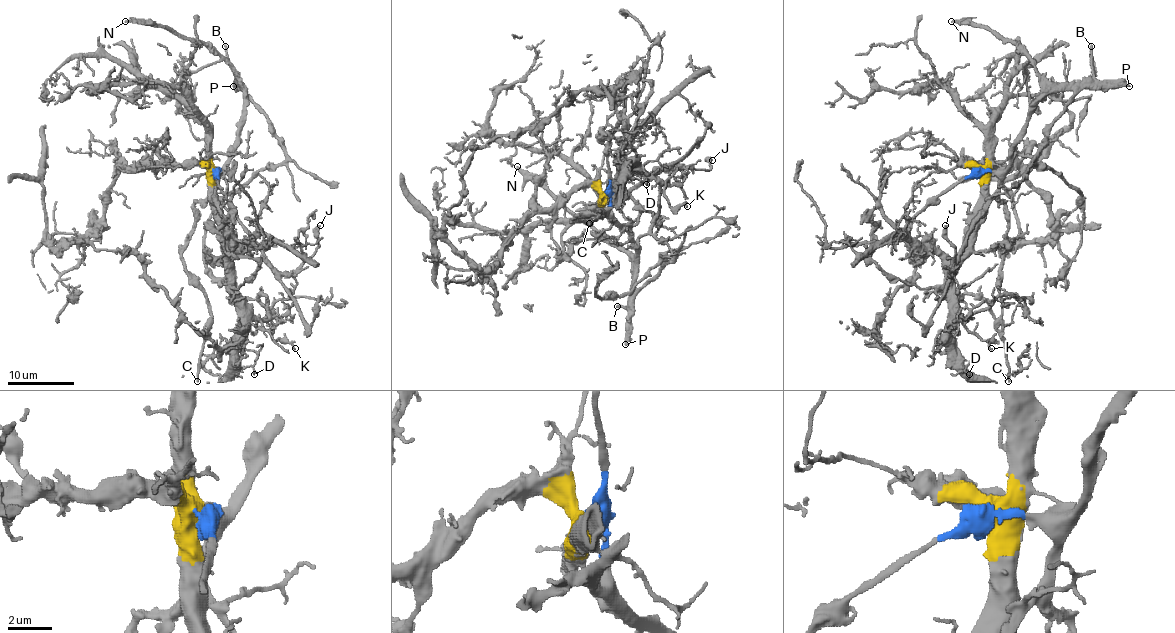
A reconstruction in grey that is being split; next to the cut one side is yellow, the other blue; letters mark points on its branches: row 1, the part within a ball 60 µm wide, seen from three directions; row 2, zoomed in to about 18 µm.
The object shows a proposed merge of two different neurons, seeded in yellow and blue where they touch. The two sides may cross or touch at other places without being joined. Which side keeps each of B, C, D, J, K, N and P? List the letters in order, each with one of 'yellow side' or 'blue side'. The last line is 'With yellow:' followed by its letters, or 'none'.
B: blue side
C: blue side
D: yellow side
J: blue side
K: yellow side
N: blue side
P: blue side
With yellow: D, K

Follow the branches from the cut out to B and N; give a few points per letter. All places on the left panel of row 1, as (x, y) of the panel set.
B: (213, 171), (225, 166), (230, 147), (236, 139), (243, 110), (243, 89), (233, 74), (225, 45)
N: (213, 171), (225, 166), (230, 147), (236, 139), (243, 114), (240, 77), (208, 45), (158, 25), (124, 22)

